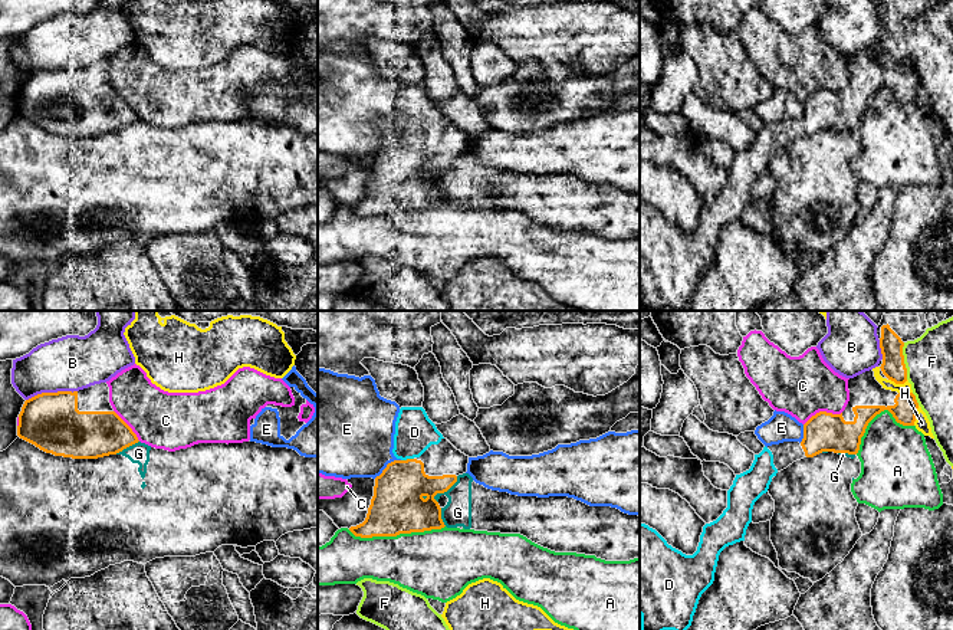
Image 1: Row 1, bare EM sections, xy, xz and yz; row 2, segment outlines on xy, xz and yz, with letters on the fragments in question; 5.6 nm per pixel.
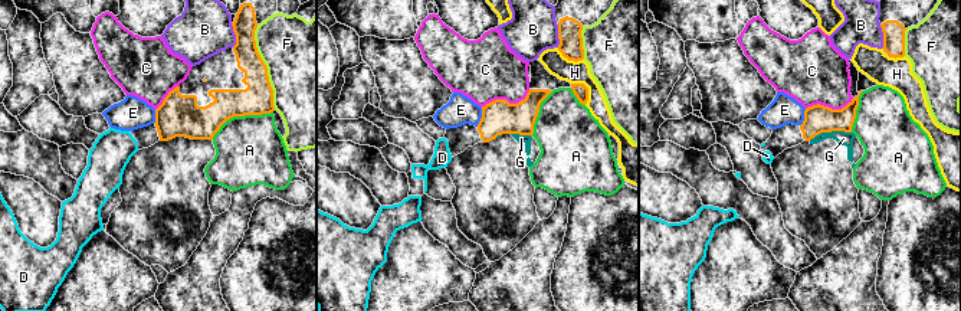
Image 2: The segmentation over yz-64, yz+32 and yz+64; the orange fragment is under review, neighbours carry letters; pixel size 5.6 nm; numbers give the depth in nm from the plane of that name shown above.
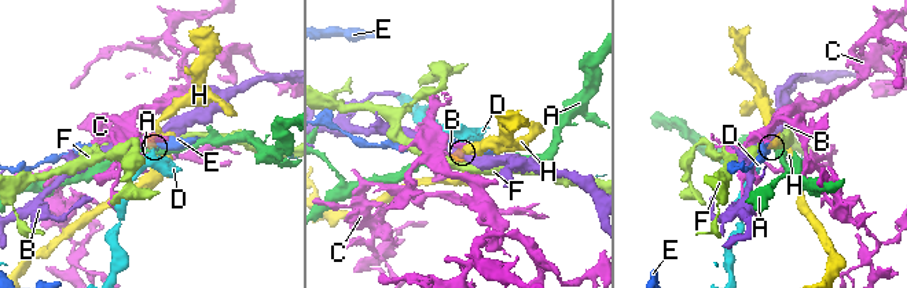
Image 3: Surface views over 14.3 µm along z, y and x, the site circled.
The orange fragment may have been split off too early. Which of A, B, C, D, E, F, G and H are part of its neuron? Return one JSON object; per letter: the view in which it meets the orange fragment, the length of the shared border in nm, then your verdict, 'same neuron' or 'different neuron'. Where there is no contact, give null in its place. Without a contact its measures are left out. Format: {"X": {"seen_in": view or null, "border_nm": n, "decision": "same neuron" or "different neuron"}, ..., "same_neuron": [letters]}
{"A": {"seen_in": "xz", "border_nm": 550, "decision": "different neuron"}, "B": {"seen_in": "xy", "border_nm": 300, "decision": "different neuron"}, "C": {"seen_in": "yz", "border_nm": 220, "decision": "different neuron"}, "D": {"seen_in": "xz", "border_nm": 70, "decision": "same neuron"}, "E": {"seen_in": "xz", "border_nm": 190, "decision": "different neuron"}, "F": {"seen_in": "yz", "border_nm": 200, "decision": "different neuron"}, "G": {"seen_in": "xz", "border_nm": 190, "decision": "different neuron"}, "H": {"seen_in": "yz", "border_nm": 120, "decision": "different neuron"}, "same_neuron": ["D"]}

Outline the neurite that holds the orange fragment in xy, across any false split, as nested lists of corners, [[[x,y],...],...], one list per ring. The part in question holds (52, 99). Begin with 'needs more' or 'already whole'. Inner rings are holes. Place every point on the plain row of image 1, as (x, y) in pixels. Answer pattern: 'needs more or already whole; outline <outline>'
needs more; outline [[[106,60],[73,70],[42,70],[26,78],[17,114],[46,131],[72,137],[116,132],[139,119],[114,89]]]

